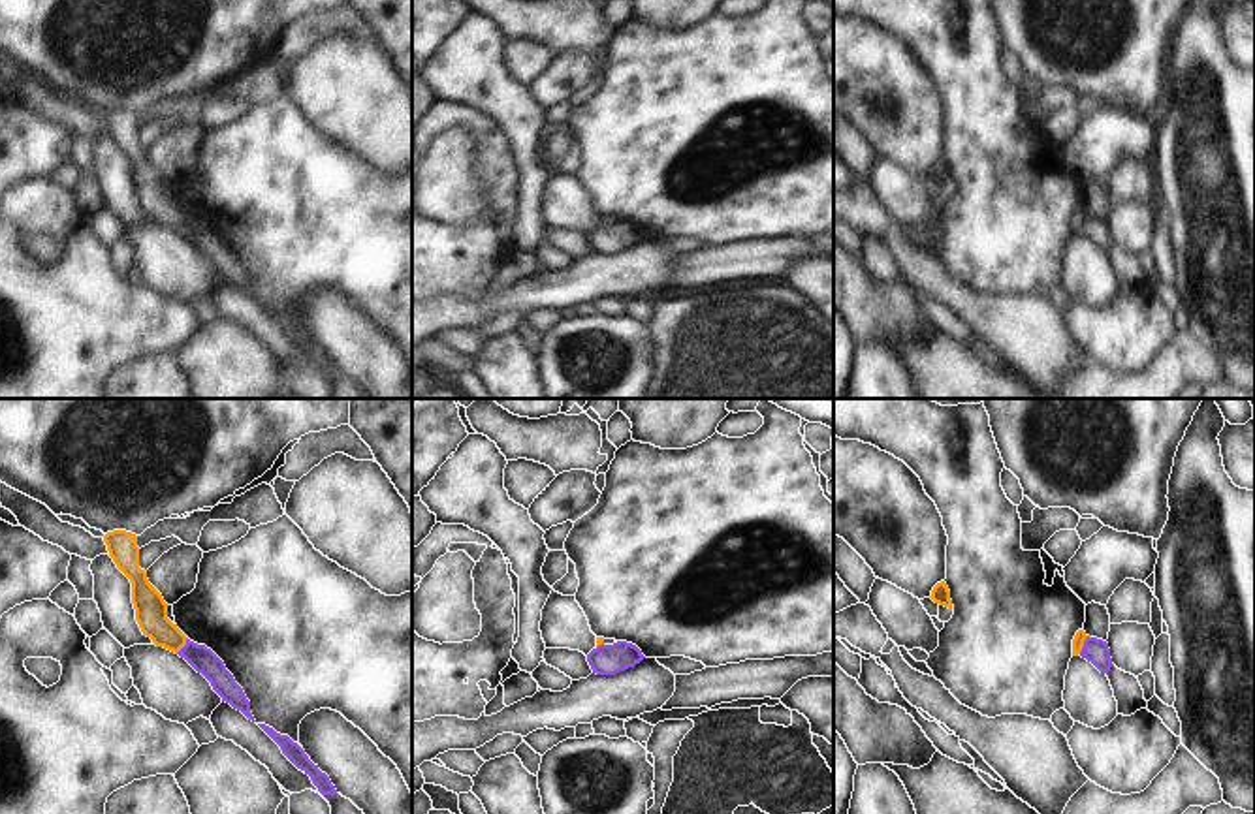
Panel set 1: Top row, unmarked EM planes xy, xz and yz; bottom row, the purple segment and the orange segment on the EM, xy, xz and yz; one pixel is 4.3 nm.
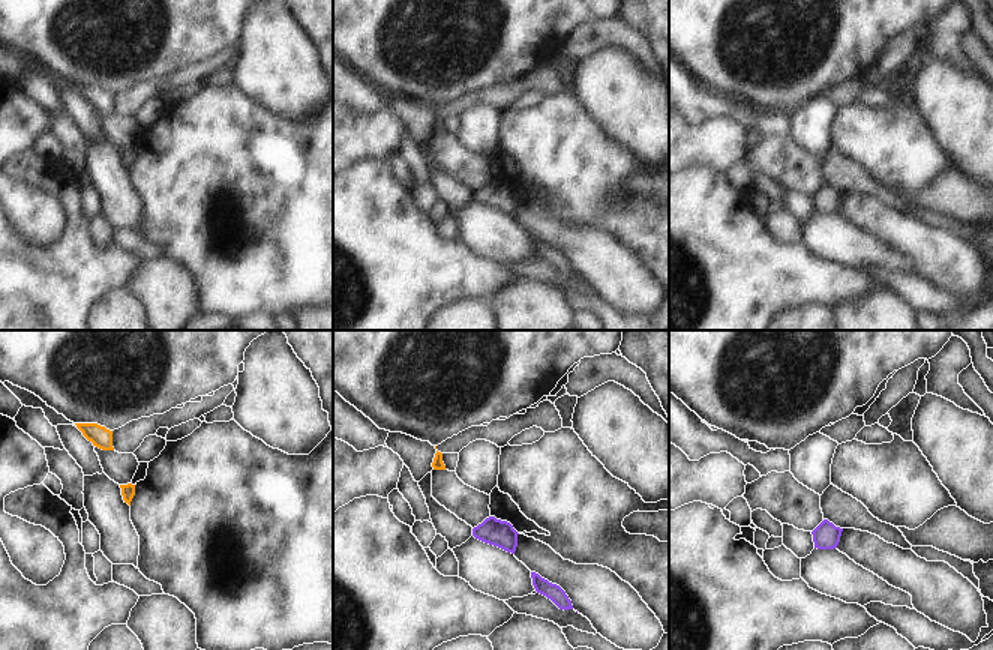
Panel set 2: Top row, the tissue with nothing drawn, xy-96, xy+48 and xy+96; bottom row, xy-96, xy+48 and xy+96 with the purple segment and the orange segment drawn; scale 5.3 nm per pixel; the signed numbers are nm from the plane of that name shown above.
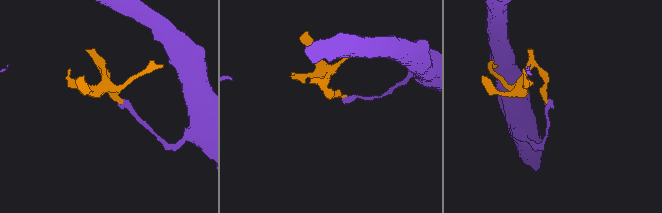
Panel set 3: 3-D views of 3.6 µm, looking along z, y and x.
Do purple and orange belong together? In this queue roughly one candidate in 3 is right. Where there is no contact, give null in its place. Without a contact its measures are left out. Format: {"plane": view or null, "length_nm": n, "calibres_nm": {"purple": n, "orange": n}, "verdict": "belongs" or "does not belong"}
{"plane": "yz", "length_nm": 90, "calibres_nm": {"purple": 110, "orange": 50}, "verdict": "does not belong"}

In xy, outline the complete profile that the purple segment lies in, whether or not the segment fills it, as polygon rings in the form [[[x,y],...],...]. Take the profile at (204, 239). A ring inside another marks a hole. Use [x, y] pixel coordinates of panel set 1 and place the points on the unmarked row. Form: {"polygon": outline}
{"polygon": [[[186,218],[186,224],[177,233],[211,261],[222,280],[230,282],[248,299],[256,301],[243,267],[235,261],[224,241],[211,227]]]}

